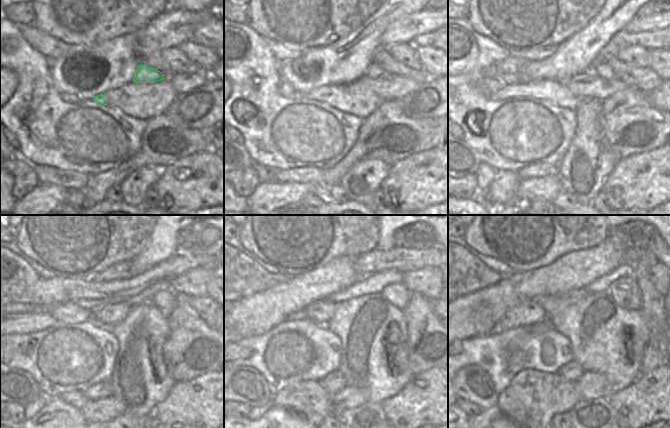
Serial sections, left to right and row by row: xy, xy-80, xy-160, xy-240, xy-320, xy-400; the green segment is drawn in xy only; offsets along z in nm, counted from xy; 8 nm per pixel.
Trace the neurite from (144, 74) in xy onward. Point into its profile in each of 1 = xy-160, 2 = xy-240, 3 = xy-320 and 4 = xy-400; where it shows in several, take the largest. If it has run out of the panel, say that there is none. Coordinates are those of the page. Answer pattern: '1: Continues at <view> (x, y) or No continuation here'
1: Continues at xy-160 (602, 70)
2: Continues at xy-240 (166, 300)
3: Continues at xy-320 (397, 294)
4: Continues at xy-400 (625, 292)

